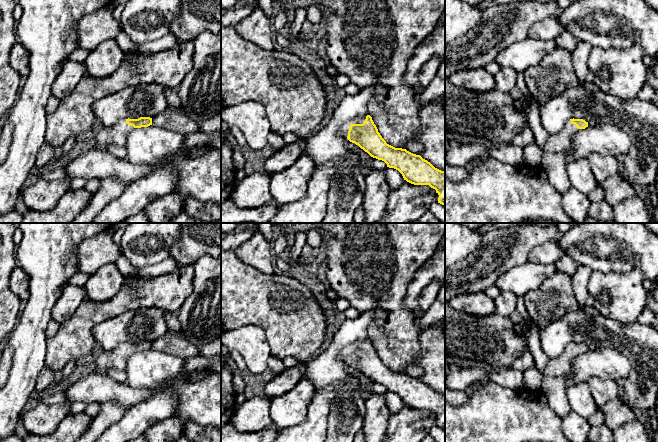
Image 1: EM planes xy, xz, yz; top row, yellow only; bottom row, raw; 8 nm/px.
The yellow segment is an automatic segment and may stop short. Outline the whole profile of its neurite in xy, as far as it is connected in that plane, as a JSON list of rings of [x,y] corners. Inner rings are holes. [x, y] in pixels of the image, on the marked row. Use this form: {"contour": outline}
{"contour": [[[152,118],[124,119],[111,127],[104,127],[96,135],[97,147],[106,150],[108,145],[126,147],[127,136],[135,128],[152,125]]]}

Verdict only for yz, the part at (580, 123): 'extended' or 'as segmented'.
extended

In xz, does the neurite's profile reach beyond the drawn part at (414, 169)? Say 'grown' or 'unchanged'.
grown

